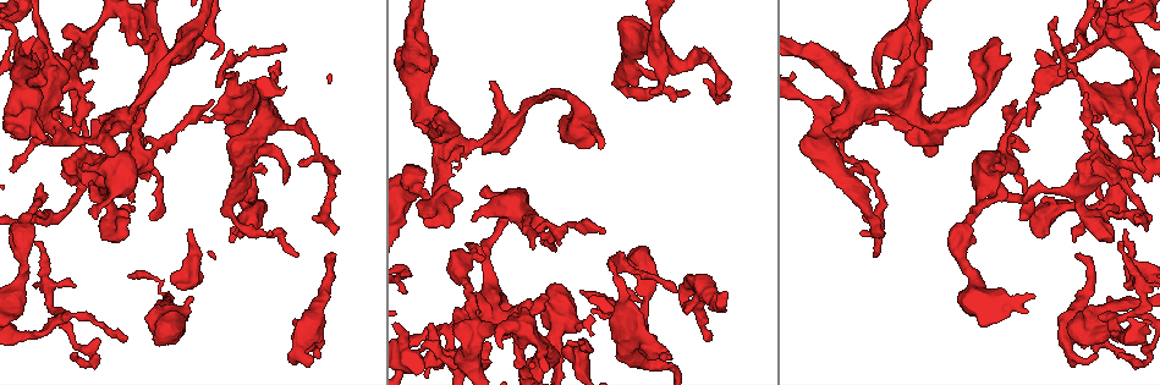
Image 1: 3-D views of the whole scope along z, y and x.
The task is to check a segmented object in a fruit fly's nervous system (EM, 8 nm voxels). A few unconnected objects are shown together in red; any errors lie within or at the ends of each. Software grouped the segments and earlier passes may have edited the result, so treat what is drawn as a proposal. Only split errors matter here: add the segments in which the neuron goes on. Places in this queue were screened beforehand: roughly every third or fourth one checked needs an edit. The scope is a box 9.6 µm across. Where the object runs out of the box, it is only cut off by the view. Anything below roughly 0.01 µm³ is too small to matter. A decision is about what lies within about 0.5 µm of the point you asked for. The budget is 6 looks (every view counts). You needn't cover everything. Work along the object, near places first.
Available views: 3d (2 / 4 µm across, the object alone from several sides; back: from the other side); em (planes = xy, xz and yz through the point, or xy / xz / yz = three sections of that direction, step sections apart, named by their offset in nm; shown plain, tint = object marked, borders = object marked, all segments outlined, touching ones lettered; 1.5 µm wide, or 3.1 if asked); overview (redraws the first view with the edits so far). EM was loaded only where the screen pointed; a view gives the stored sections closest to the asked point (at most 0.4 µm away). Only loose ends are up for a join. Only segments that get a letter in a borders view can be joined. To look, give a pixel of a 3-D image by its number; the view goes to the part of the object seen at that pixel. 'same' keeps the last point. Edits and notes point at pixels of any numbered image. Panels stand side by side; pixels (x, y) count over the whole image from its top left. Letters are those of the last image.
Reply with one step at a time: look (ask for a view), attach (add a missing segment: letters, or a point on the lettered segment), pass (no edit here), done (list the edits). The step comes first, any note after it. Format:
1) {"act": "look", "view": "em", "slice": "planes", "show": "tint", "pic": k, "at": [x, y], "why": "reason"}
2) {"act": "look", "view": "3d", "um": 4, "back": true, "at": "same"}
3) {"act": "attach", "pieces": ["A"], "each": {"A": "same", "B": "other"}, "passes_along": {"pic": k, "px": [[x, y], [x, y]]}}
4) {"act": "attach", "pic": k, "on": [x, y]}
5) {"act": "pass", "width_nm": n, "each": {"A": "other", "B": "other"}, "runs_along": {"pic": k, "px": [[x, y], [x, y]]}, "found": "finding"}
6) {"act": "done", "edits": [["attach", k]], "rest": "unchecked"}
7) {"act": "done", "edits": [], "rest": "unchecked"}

{"act": "look", "view": "3d", "um": 2, "pic": 1, "at": [685, 310]}

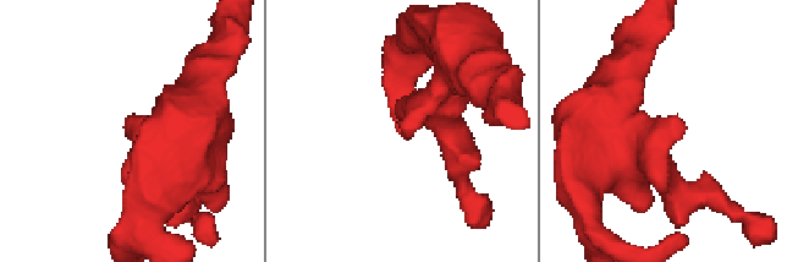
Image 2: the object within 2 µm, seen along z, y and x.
{"act": "look", "view": "em", "slice": "yz", "step": 4, "show": "tint", "pic": 2, "at": [404, 128]}

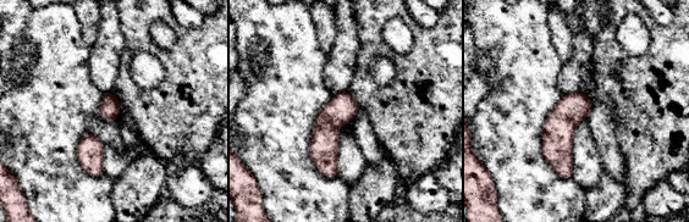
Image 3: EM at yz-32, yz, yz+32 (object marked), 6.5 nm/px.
{"act": "look", "view": "em", "slice": "planes", "show": "borders", "at": "same"}

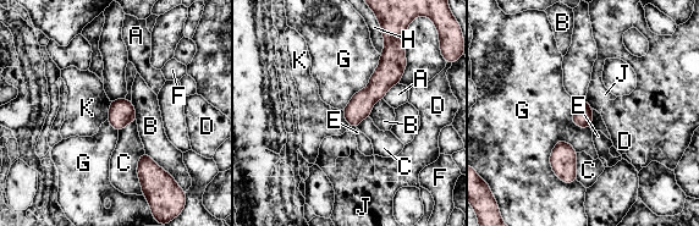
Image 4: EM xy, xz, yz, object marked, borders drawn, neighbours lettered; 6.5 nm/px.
{"act": "pass", "width_nm": 130, "each": {"A": "other", "B": "other", "C": "other", "D": "other", "E": "other", "F": "other", "G": "other", "H": "other", "J": "other", "K": "other"}, "border": {"pic": 4, "px": [[593, 109], [593, 120], [589, 127]]}, "found": "none of them fits"}

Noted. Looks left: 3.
{"act": "look", "view": "em", "slice": "planes", "show": "borders", "pic": 1, "at": [140, 113], "why": "free end"}

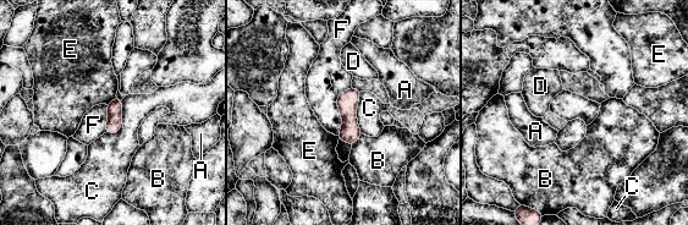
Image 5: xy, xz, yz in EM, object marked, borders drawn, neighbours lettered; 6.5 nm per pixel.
{"act": "pass", "each": {"A": "other", "B": "other", "C": "other", "D": "other", "E": "other", "F": "other"}, "border": {"pic": 5, "px": [[335, 103], [341, 115], [337, 135]]}, "found": "none of them fits"}

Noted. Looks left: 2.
{"act": "look", "view": "3d", "um": 2, "pic": 1, "at": [628, 259], "why": "branch stops here"}

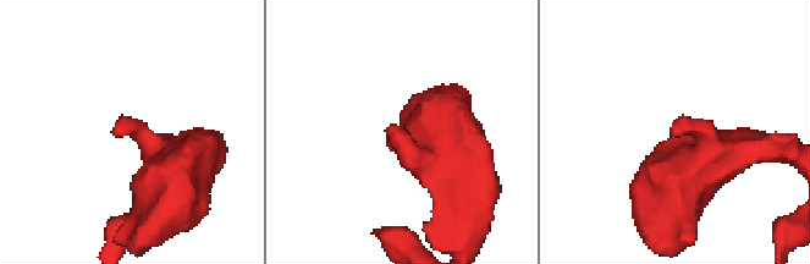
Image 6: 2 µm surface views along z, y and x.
{"act": "look", "view": "em", "slice": "planes", "show": "borders", "pic": 6, "at": [113, 132], "why": "now the EM"}

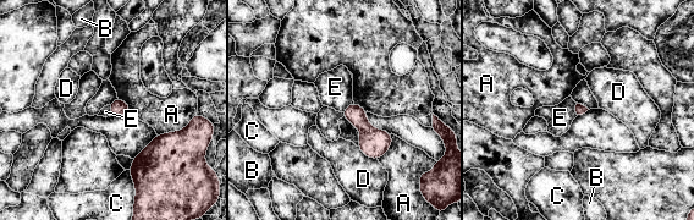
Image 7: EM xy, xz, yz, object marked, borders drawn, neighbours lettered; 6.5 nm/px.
{"act": "pass", "each": {"A": "other", "B": "other", "C": "other", "D": "other", "E": "other"}, "border": {"pic": 7, "px": [[353, 102], [342, 111]]}, "found": "no lettered segment goes on from it"}

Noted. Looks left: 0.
{"act": "done", "edits": [], "rest": "unchecked"}

